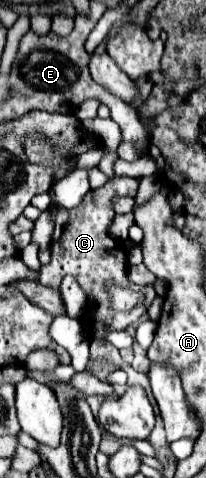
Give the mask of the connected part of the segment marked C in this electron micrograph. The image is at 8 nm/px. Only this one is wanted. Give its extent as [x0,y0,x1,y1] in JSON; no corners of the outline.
[39,176,139,310]

